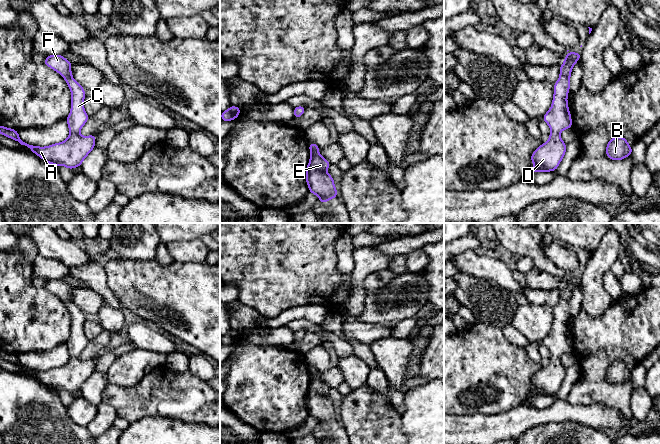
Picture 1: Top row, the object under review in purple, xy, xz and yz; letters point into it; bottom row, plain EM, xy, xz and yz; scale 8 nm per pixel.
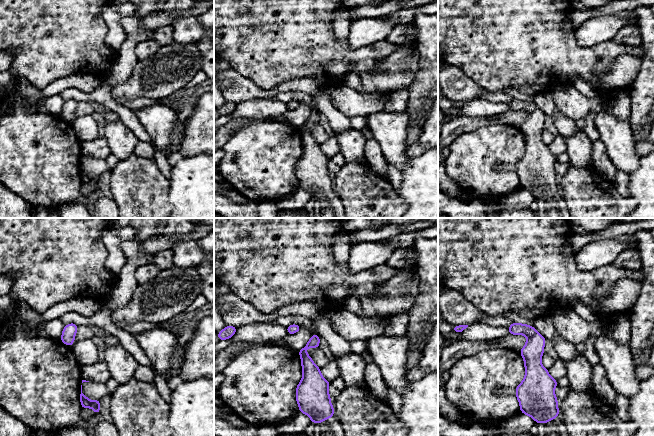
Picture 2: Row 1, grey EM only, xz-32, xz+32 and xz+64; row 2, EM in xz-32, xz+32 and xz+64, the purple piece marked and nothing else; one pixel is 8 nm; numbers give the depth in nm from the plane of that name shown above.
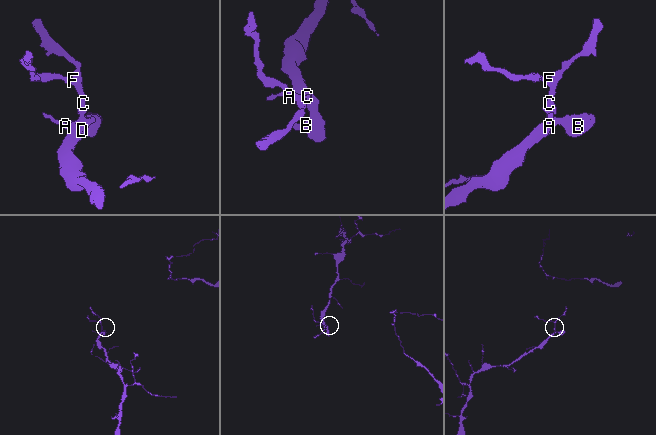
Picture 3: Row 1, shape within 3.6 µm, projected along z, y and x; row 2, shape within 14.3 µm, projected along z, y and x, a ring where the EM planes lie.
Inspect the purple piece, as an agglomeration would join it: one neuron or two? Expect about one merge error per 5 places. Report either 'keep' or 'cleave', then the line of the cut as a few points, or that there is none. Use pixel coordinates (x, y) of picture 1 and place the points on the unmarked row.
keep; cut none

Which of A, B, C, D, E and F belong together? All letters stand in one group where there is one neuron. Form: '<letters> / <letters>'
A B C D E F

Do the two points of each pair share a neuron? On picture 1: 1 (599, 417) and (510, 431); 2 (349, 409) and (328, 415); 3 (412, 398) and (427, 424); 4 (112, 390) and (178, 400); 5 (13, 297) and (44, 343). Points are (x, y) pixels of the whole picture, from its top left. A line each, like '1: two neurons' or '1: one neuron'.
1: one neuron
2: two neurons
3: one neuron
4: one neuron
5: one neuron

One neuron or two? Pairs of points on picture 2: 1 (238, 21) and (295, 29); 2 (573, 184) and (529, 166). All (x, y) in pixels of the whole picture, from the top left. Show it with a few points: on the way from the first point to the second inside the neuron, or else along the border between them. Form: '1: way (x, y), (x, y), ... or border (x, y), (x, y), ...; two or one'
1: way (252, 21), (269, 21), (281, 29); one
2: border (558, 185), (558, 191), (568, 207); two

